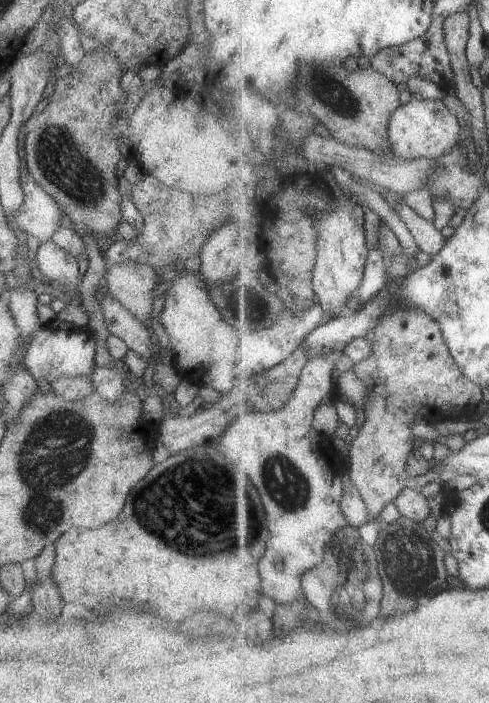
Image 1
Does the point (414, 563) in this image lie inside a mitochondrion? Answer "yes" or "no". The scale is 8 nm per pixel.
yes

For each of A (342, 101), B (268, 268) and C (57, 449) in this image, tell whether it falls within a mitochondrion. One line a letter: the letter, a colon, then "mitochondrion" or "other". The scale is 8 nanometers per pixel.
A: mitochondrion
B: other
C: mitochondrion

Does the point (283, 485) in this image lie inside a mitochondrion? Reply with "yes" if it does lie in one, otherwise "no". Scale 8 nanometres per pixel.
yes

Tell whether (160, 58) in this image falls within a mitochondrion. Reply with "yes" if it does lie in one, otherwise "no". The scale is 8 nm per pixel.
no

